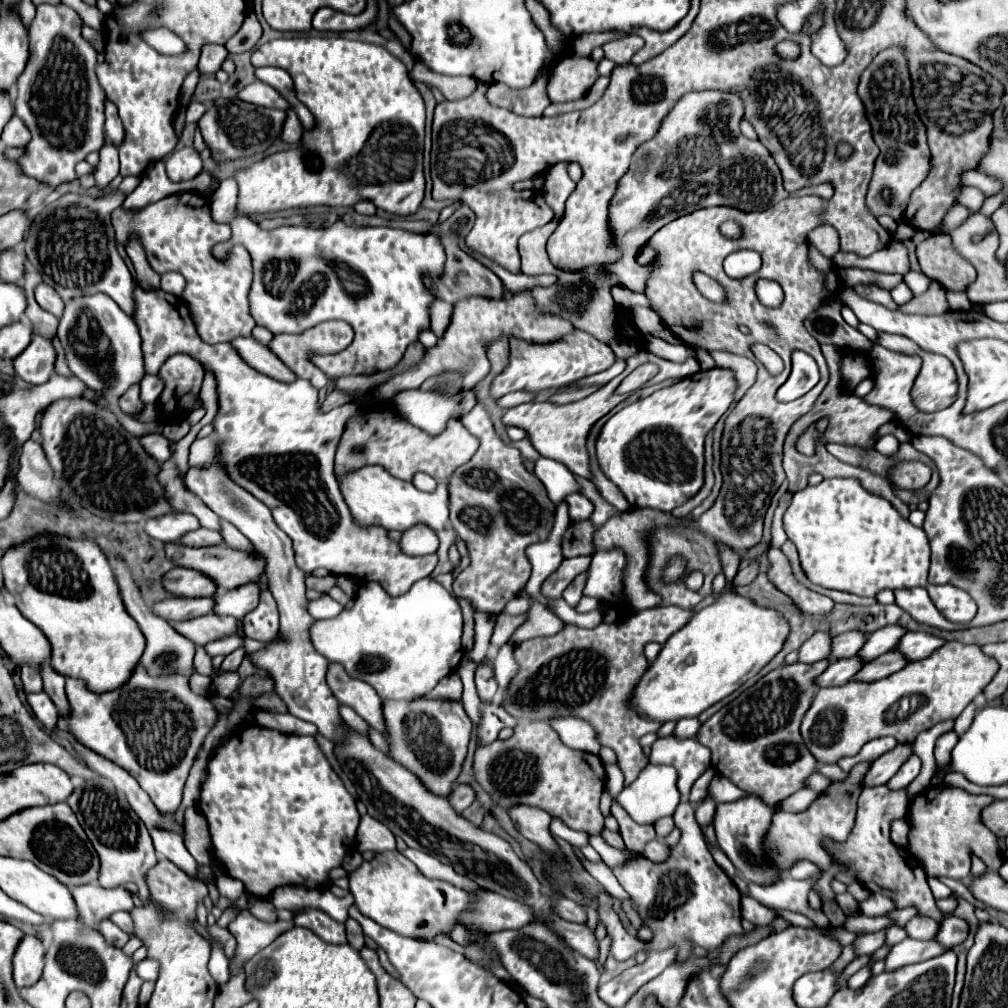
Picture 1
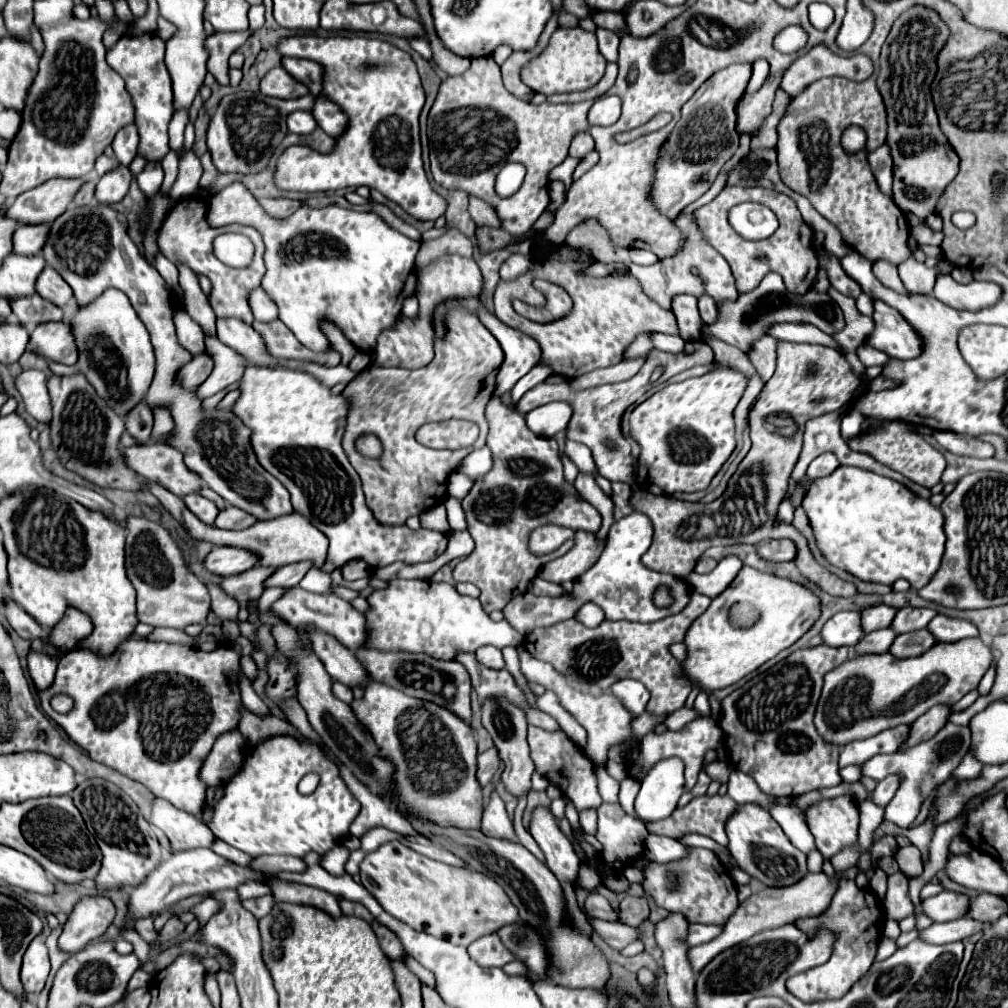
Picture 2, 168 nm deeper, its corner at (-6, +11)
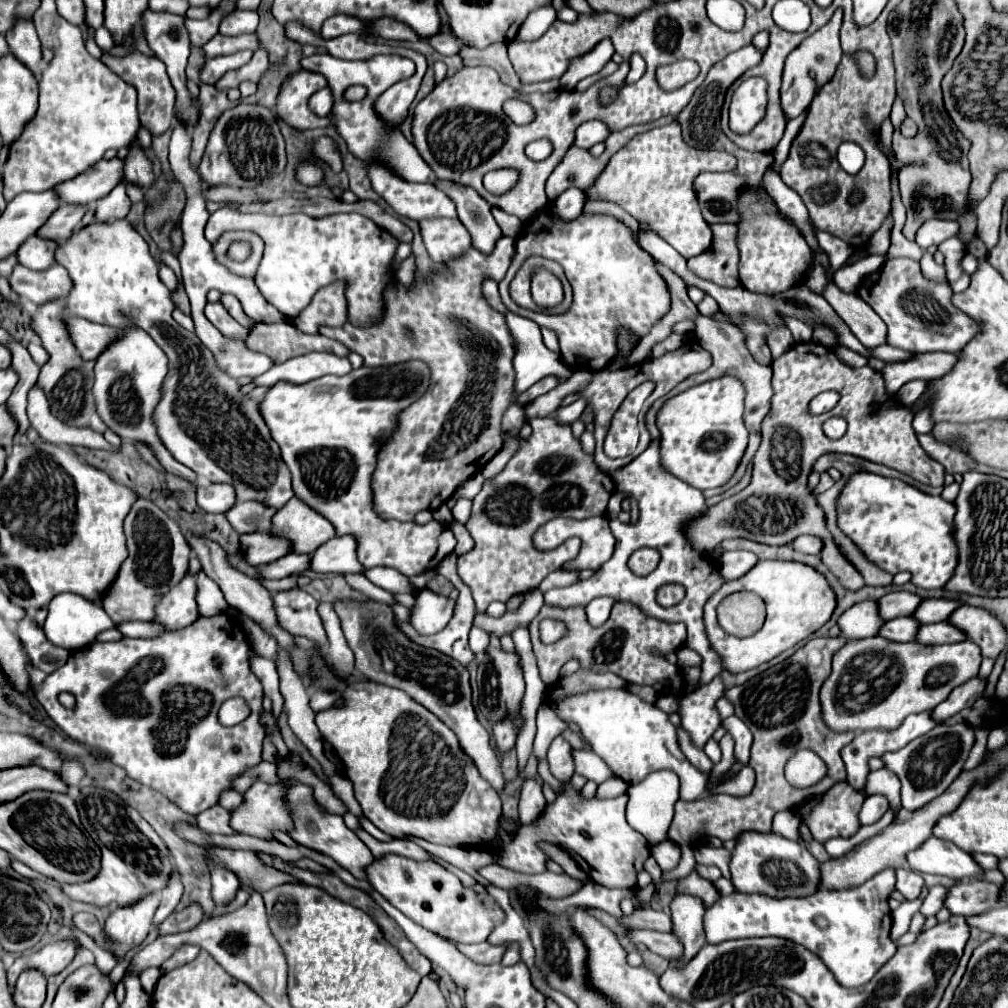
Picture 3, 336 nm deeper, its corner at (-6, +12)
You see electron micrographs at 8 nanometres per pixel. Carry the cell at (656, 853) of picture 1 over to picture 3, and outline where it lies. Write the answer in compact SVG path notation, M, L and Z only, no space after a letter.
M664 840L664 842L660 842L660 844L654 844L654 846L650 848L650 852L652 852L652 856L656 858L656 862L660 864L662 870L672 870L672 868L676 868L678 862L680 862L680 856L682 856L680 848L678 848L674 842L670 842L670 840Z

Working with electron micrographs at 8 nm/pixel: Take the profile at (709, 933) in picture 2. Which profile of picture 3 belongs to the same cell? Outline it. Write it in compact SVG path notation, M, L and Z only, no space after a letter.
M886 868L858 888L848 888L842 892L818 892L806 898L774 900L760 894L732 892L706 910L706 942L720 944L726 940L754 936L790 938L816 952L830 968L838 984L844 988L858 988L866 984L866 980L870 980L896 952L896 946L890 938L892 914L888 908L888 896L892 890L894 870Z

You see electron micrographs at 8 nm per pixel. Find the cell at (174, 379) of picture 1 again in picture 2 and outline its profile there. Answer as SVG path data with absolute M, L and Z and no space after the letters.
M176 309L174 313L174 323L176 323L176 333L180 343L192 353L198 355L204 351L204 333L196 321L190 319L190 315L184 309Z

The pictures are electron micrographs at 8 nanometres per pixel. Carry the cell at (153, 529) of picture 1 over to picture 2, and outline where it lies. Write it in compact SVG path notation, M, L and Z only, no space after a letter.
M198 493L186 495L186 497L184 497L184 503L188 505L188 509L190 509L198 519L202 519L202 521L208 523L208 525L210 525L210 523L216 519L216 515L218 515L216 503L212 503L210 499L206 499L206 497L198 495Z

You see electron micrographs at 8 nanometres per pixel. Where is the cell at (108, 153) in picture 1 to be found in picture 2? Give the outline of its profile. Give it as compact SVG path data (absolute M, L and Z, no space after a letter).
M118 167L112 173L106 173L98 185L96 185L96 199L102 205L116 205L124 199L124 195L128 193L132 181L132 173L126 167Z

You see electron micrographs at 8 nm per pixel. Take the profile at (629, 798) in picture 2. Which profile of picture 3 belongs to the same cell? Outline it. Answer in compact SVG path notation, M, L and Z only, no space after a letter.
M574 750L574 764L576 764L576 774L586 776L596 784L602 784L604 780L614 778L614 772L606 766L606 762L590 750Z

